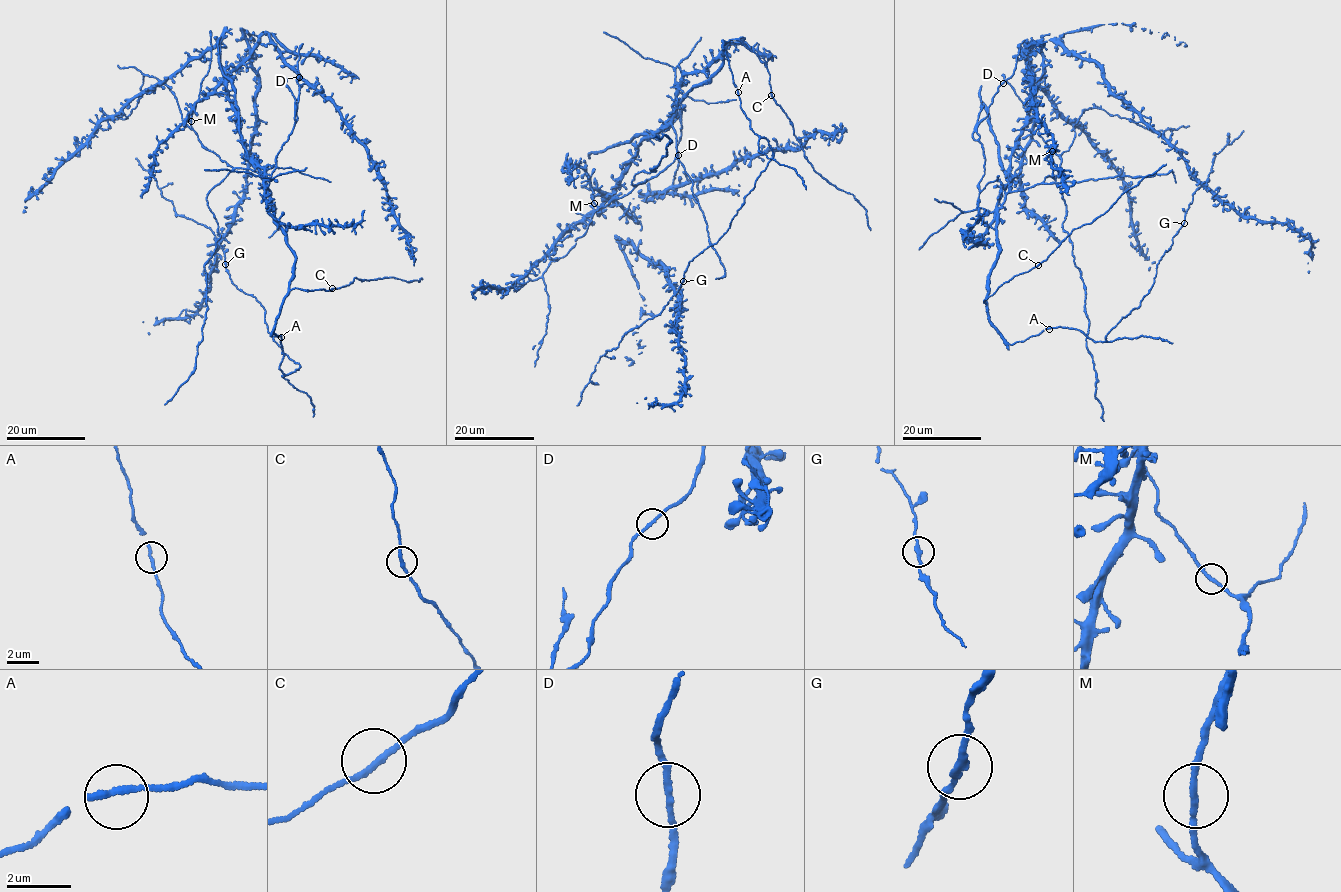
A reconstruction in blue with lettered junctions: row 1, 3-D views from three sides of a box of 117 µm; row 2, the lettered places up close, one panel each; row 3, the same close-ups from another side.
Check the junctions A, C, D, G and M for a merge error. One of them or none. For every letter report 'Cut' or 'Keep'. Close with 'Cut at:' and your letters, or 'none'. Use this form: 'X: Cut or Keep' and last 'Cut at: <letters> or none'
A: Keep
C: Keep
D: Keep
G: Keep
M: Keep
Cut at: none

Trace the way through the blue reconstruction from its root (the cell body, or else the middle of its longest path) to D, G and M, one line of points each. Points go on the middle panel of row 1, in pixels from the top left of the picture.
D: (738, 93), (723, 41), (722, 62), (708, 81), (678, 100), (674, 85), (676, 103), (685, 110), (678, 155)
G: (738, 93), (751, 130), (767, 139), (773, 158), (729, 228), (689, 261), (683, 281)
M: (738, 93), (723, 41), (720, 67), (678, 104), (672, 123), (674, 160), (627, 194), (605, 206), (594, 203)

